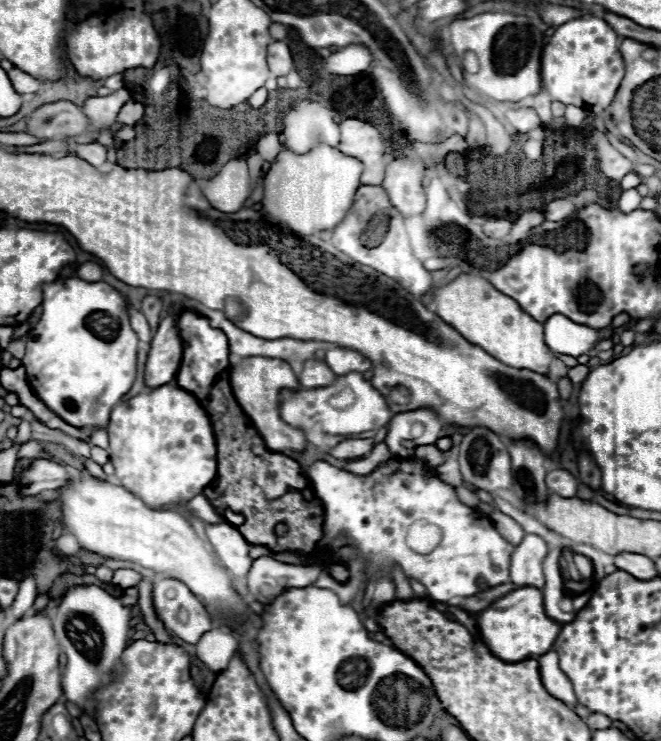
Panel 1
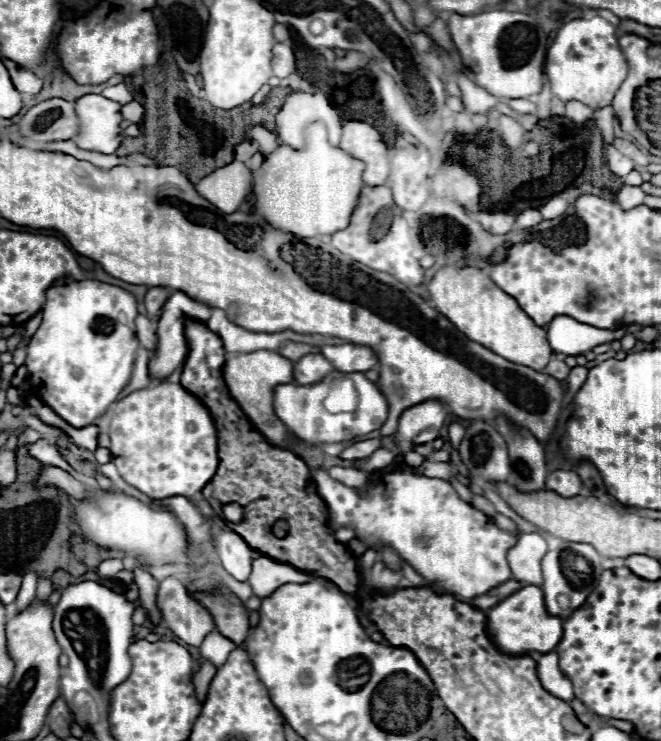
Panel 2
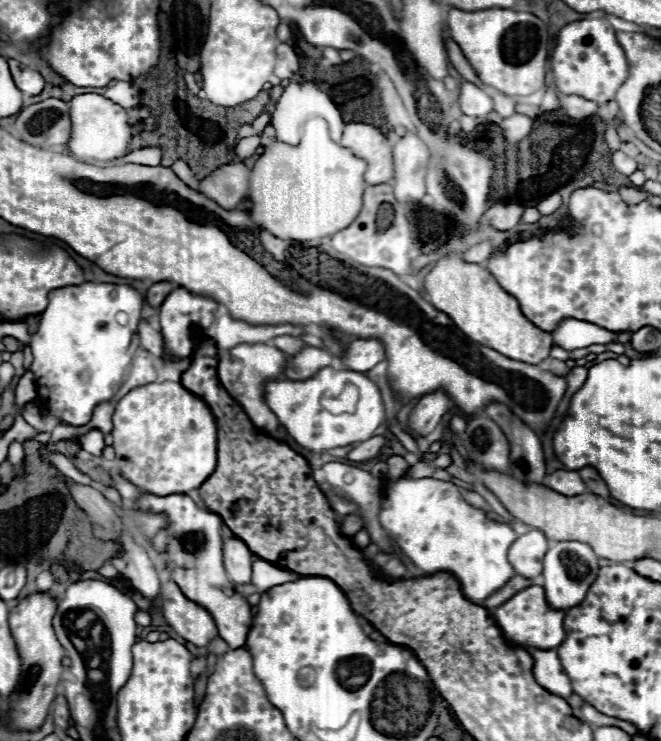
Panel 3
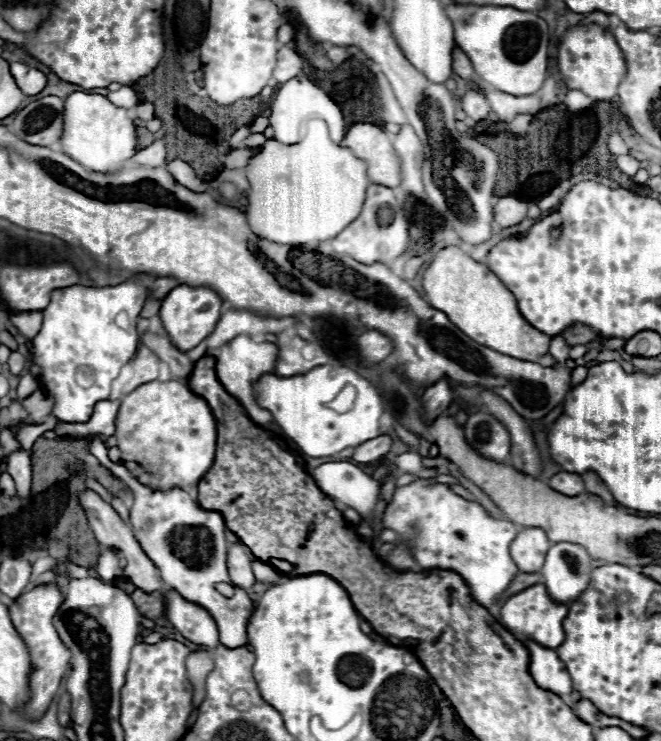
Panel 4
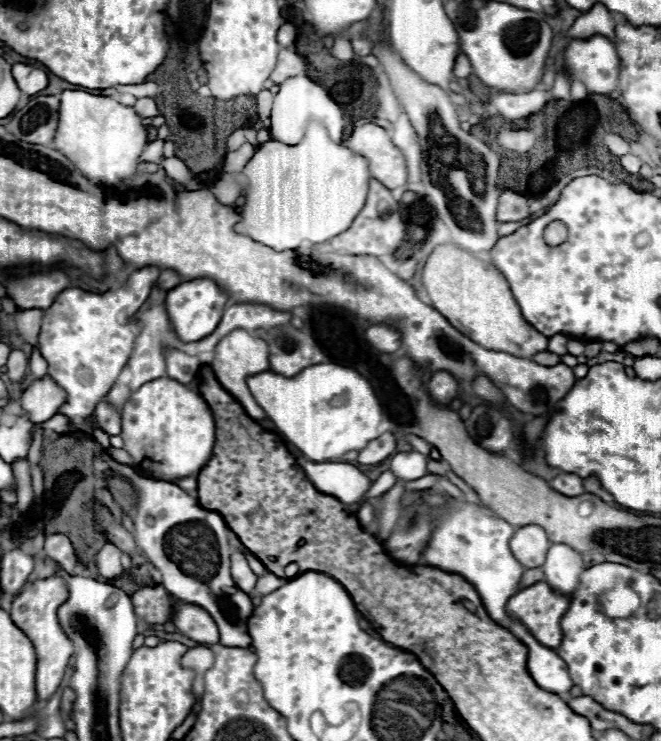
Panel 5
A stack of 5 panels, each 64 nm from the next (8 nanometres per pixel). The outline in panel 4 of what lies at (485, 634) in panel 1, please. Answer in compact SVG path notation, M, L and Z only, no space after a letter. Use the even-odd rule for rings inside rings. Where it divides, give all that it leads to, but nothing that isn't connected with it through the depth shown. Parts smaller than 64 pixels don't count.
M534 584L526 590L510 596L504 602L504 606L500 608L500 618L508 628L518 630L520 634L528 636L530 640L534 640L546 648L558 648L558 644L562 644L562 640L564 640L562 620L566 618L566 614L568 614L568 606L552 600L550 594L546 592L544 584Z

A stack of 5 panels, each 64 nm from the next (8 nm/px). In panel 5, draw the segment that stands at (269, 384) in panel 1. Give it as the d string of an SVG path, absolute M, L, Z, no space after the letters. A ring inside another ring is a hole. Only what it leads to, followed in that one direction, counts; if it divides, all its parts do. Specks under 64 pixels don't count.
M232 330L228 336L224 336L218 346L214 348L214 360L212 360L212 372L216 376L216 380L220 382L220 386L232 394L248 412L248 416L252 416L254 420L262 420L266 418L266 414L262 412L262 408L256 404L256 400L252 398L250 390L246 388L246 376L270 370L268 364L268 352L266 352L266 342L260 338L254 338L250 332L246 330Z

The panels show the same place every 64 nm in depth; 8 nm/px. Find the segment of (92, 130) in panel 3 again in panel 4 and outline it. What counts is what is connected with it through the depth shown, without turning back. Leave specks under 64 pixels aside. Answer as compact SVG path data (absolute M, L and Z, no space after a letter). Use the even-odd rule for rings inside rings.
M72 92L64 98L64 130L60 146L64 154L82 164L86 170L100 174L120 172L122 168L126 168L128 160L138 152L136 144L136 124L128 108L116 106L100 94Z

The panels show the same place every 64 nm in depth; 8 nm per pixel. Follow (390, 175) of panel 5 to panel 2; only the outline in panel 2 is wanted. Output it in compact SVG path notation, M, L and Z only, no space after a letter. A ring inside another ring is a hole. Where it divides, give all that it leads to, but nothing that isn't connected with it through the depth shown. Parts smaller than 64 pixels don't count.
M346 122L340 148L366 164L362 180L368 186L380 186L386 182L390 174L388 146L374 126L364 122Z

